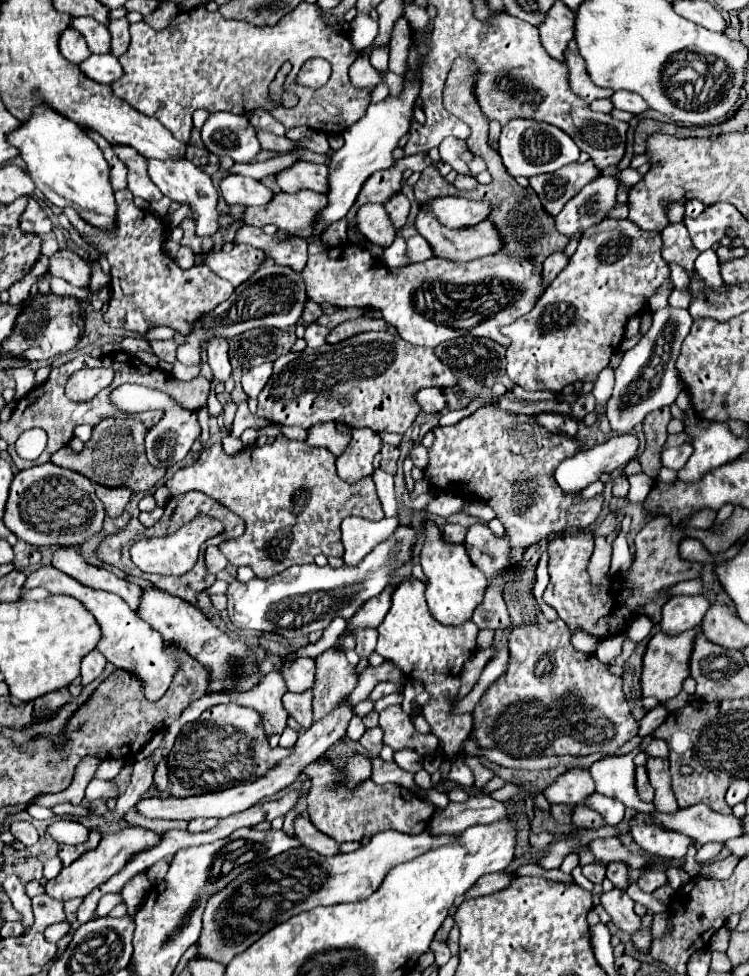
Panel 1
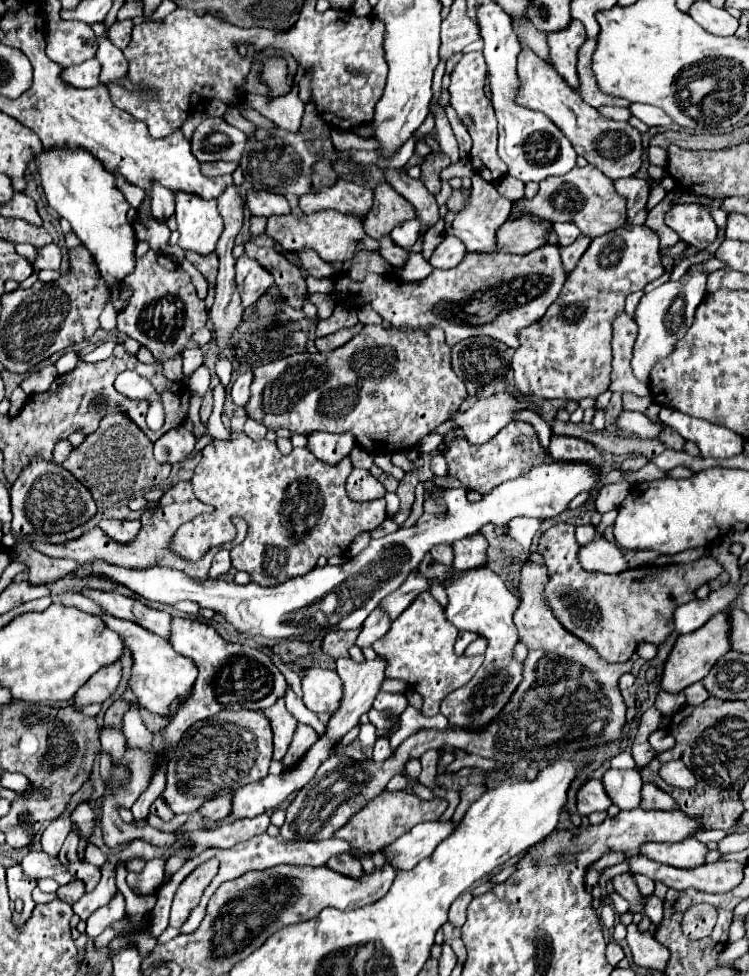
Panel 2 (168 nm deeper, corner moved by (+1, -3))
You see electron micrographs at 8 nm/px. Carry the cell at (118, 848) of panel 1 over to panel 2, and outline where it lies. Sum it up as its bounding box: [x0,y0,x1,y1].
[57,880,85,904]

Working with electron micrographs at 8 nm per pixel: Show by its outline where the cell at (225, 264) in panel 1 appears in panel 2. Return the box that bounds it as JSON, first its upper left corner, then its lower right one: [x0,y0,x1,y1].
[235,256,275,308]

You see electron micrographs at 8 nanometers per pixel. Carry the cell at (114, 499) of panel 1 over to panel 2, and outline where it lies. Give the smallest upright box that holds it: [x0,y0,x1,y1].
[97,520,141,544]

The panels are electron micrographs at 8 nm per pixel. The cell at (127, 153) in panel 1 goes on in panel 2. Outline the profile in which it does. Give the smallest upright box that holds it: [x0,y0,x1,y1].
[149,184,175,222]

